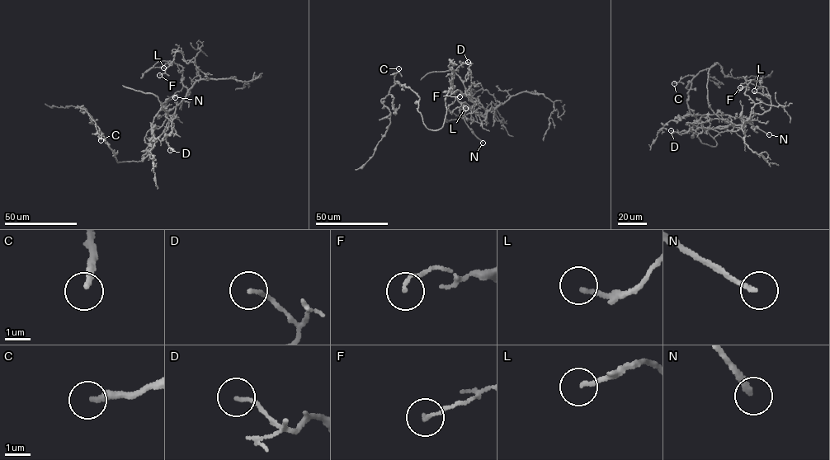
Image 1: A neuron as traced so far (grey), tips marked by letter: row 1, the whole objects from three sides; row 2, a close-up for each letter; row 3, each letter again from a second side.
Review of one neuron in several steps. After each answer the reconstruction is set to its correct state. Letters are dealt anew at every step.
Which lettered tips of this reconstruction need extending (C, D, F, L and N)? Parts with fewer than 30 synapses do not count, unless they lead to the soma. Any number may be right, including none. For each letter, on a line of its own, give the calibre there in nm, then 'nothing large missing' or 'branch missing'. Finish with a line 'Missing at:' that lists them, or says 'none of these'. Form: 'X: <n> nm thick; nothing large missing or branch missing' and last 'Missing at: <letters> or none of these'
C: 240 nm thick; branch missing
D: 140 nm thick; nothing large missing
F: 150 nm thick; nothing large missing
L: 180 nm thick; nothing large missing
N: 180 nm thick; branch missing
Missing at: C, N

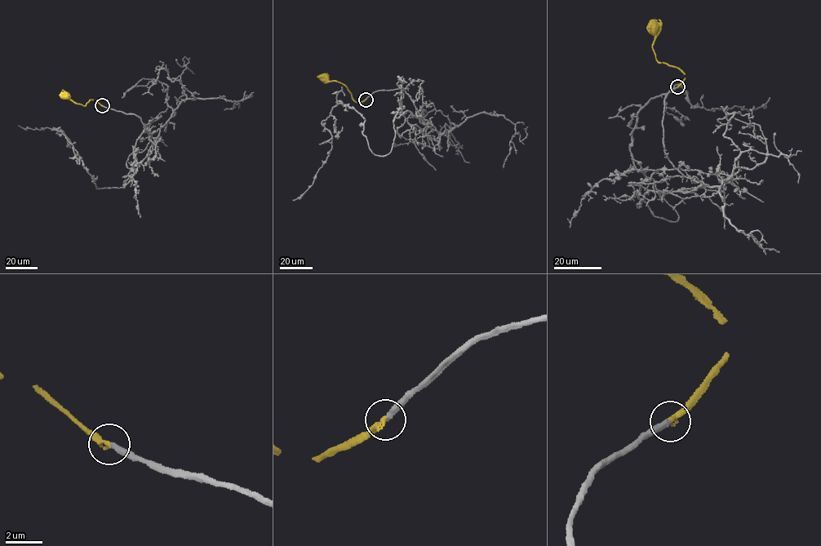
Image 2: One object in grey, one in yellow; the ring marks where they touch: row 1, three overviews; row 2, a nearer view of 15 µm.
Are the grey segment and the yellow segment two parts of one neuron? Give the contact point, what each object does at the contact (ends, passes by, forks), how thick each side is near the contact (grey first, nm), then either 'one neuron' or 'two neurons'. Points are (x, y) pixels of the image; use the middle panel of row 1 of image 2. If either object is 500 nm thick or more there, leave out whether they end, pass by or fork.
(366, 99) | grey ends | yellow ends | 320/280 nm | one neuron

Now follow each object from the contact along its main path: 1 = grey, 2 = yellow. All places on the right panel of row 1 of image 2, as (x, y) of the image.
1: (677, 86), (664, 152), (700, 185), (638, 203), (675, 222), (633, 164), (641, 107), (770, 98)
2: (677, 86), (685, 77), (684, 73), (677, 68), (656, 59), (652, 47), (654, 29)

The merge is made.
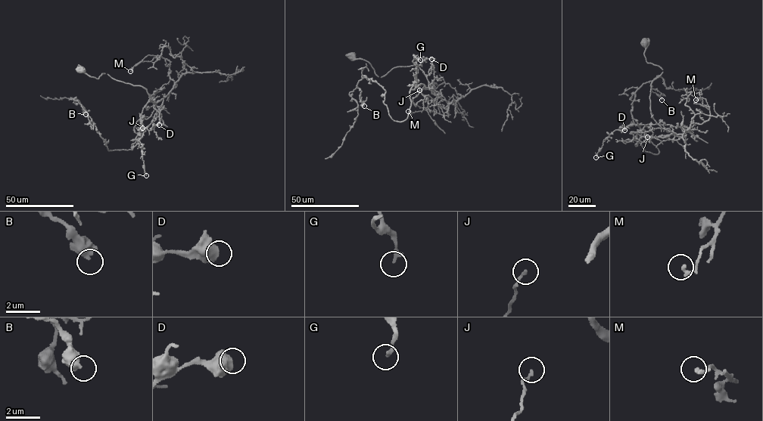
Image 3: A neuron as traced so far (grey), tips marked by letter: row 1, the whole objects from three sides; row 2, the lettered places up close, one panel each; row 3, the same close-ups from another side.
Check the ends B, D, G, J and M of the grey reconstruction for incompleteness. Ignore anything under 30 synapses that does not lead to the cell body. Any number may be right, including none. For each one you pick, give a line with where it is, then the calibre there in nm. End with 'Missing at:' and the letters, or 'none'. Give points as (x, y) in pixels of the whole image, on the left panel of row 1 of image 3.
Missing at: none

